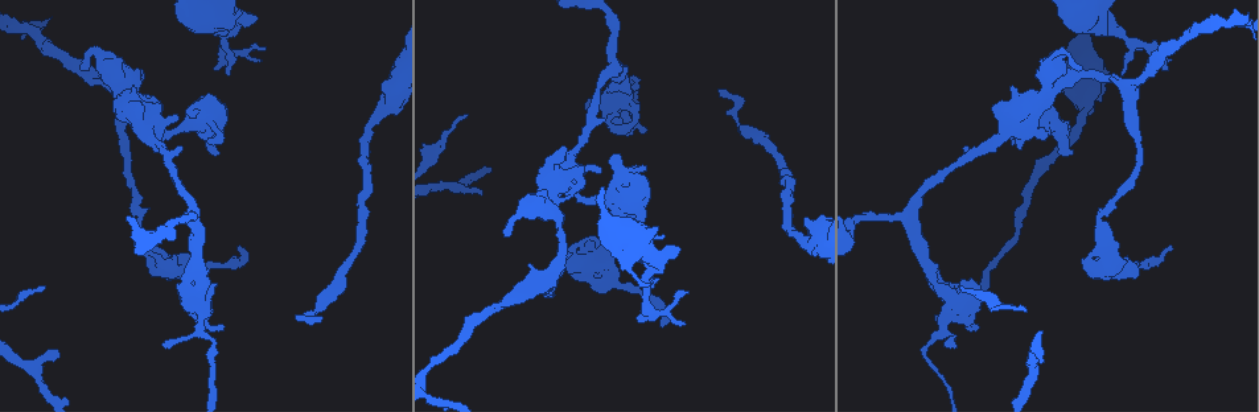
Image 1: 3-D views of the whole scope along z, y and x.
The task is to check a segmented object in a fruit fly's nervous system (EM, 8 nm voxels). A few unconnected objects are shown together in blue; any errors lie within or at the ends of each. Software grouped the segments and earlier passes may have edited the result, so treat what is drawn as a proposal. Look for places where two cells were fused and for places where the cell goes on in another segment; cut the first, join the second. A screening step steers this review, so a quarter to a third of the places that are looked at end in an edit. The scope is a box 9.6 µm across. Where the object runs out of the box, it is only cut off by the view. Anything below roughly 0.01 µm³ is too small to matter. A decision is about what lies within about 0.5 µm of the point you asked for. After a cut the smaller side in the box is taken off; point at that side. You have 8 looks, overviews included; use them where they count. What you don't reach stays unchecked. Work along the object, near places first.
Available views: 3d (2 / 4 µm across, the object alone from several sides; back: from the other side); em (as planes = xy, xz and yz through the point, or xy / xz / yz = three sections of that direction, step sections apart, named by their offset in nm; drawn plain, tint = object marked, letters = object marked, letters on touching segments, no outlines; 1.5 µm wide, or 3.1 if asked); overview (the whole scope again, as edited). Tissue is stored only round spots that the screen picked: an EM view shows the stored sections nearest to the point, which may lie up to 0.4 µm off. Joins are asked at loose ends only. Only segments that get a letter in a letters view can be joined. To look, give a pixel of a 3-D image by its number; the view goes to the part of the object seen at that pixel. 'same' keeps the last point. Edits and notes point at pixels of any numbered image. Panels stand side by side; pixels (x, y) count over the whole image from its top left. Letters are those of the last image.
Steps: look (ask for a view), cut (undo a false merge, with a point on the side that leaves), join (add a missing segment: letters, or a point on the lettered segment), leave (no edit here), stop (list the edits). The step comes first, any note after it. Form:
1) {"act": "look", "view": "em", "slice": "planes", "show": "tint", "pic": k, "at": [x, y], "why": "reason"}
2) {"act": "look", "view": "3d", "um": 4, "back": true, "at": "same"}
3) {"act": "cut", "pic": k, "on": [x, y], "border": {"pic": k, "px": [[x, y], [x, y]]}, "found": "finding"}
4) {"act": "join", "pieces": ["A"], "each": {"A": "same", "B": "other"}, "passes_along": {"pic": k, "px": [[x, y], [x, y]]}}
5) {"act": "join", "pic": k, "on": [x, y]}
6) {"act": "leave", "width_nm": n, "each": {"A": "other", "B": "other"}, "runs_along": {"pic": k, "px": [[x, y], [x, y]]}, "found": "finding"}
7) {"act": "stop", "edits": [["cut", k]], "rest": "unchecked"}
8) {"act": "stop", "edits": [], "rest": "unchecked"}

{"act": "look", "view": "3d", "um": 2, "back": true, "pic": 1, "at": [640, 323], "why": "free end"}

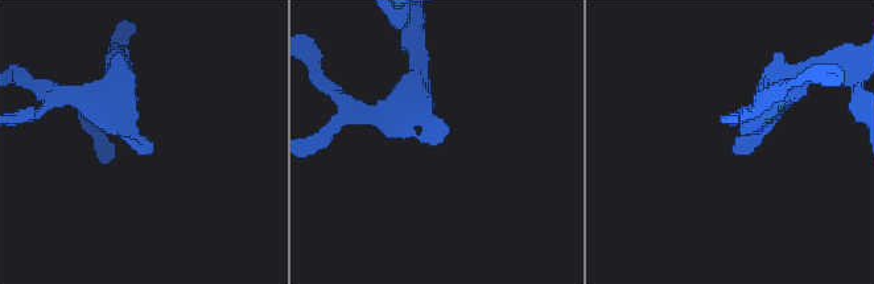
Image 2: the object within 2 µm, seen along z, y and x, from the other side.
{"act": "look", "view": "em", "slice": "planes", "show": "letters", "pic": 2, "at": [443, 142], "why": "shape alone is not enough"}

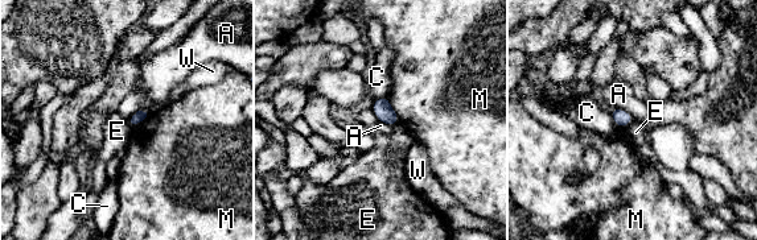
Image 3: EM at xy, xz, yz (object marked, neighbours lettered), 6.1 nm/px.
{"act": "leave", "longest_contact_nm": ["M", 180], "each": {"A": "other", "C": "other", "E": "other", "M": "other", "W": "other"}, "found": "no lettered segment goes on from it"}

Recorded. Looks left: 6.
{"act": "look", "view": "em", "um": 3.1, "slice": "xz", "step": 16, "show": "tint", "pic": 1, "at": [212, 354], "why": "abrupt turn"}

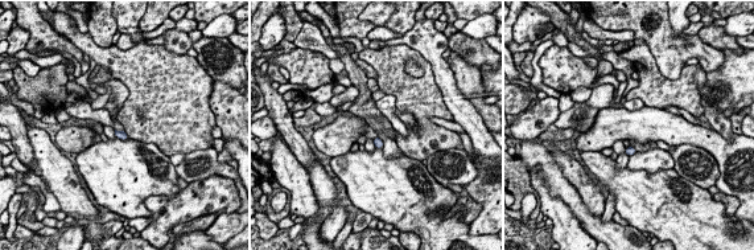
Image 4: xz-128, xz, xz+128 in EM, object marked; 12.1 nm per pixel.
{"act": "look", "view": "em", "um": 3.1, "slice": "yz", "step": 16, "show": "letters", "at": "same"}

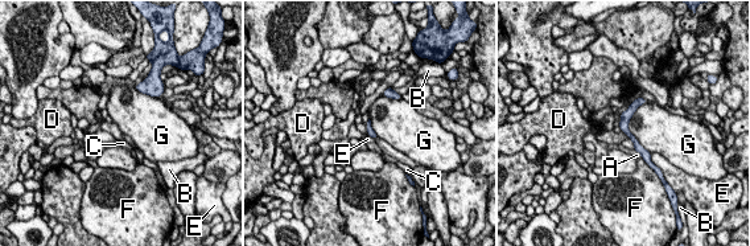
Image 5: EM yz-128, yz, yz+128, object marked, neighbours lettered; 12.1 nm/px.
{"act": "leave", "each": {"A": "other", "B": "other", "C": "other", "D": "other", "E": "other", "F": "other", "G": "other"}, "border": {"pic": 5, "px": [[645, 102], [629, 131], [650, 154]]}, "found": "all the same cell"}

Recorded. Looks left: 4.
{"act": "look", "view": "em", "slice": "planes", "show": "letters", "pic": 1, "at": [936, 317], "why": "end of a long branch"}

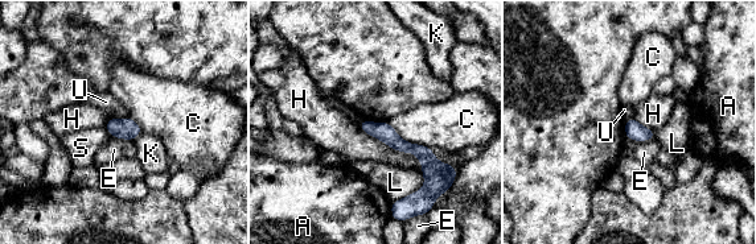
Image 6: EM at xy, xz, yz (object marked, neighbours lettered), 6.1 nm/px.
{"act": "leave", "each": {"A": "other", "C": "other", "E": "other", "H": "other", "K": "other", "L": "other", "S": "other", "U": "other"}, "runs_along": {"pic": 6, "px": [[362, 124], [443, 168]]}, "found": "none of them fits"}

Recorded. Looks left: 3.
{"act": "stop", "edits": [], "rest": "unchecked"}

